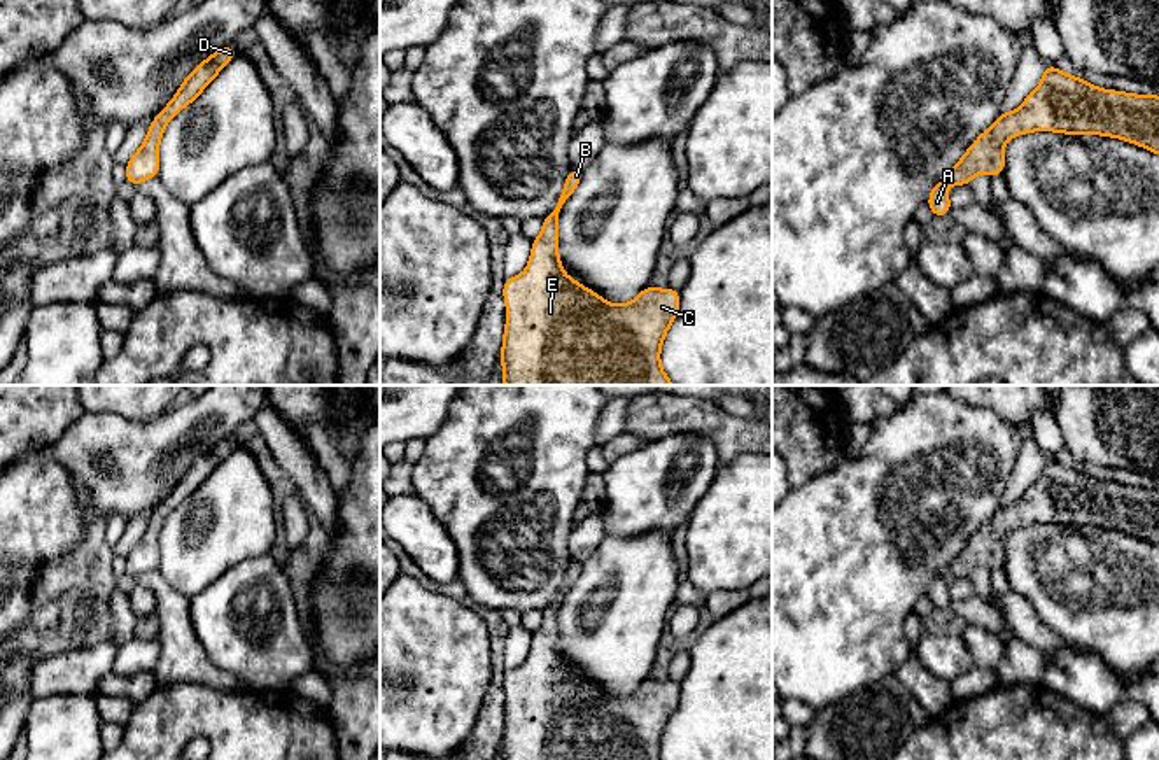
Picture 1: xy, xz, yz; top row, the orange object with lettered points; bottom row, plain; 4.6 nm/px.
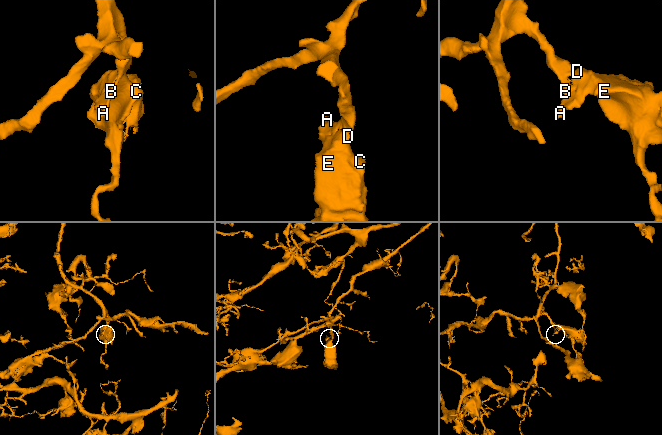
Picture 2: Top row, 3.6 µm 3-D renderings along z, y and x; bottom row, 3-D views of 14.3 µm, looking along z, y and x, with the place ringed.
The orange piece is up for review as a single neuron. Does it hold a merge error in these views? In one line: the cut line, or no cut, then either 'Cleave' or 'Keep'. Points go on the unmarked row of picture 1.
No split. Keep

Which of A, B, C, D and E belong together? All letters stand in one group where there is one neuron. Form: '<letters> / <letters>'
A B C D E

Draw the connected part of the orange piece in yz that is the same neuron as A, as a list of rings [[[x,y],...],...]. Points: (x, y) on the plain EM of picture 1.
[[[1045,457],[1038,480],[1015,504],[1000,504],[994,518],[982,524],[965,548],[938,573],[928,590],[933,608],[951,604],[947,576],[968,578],[977,566],[1000,569],[1003,539],[1010,529],[1029,524],[1096,525],[1122,531],[1159,546],[1159,489],[1099,482],[1054,457]]]

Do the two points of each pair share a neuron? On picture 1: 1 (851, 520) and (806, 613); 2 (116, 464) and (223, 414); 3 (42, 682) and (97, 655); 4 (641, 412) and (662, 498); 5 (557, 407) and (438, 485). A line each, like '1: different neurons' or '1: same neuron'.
1: same neuron
2: same neuron
3: same neuron
4: different neurons
5: same neuron

